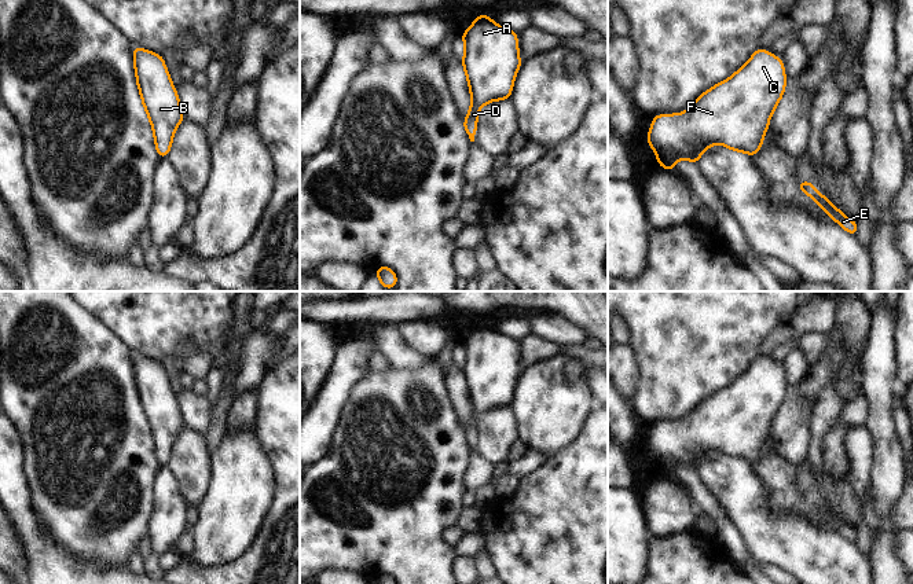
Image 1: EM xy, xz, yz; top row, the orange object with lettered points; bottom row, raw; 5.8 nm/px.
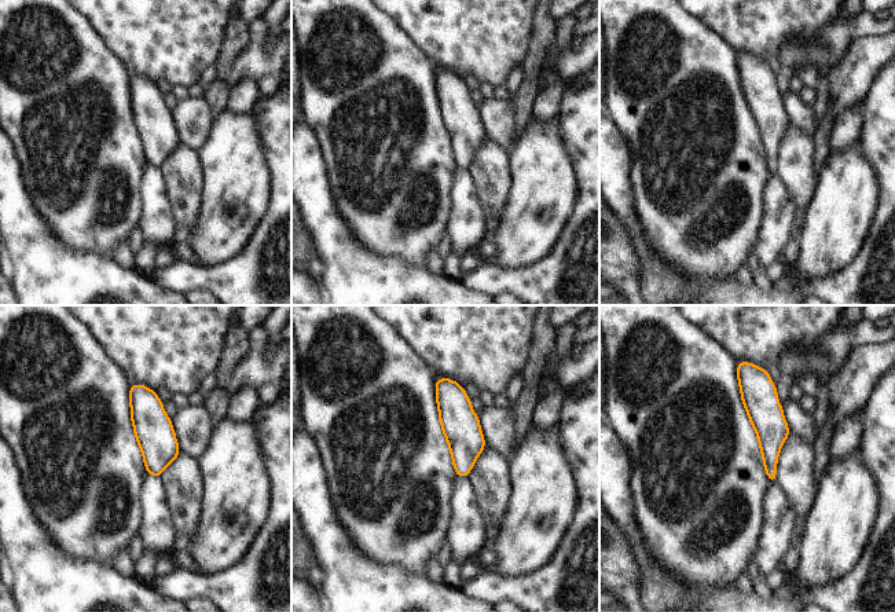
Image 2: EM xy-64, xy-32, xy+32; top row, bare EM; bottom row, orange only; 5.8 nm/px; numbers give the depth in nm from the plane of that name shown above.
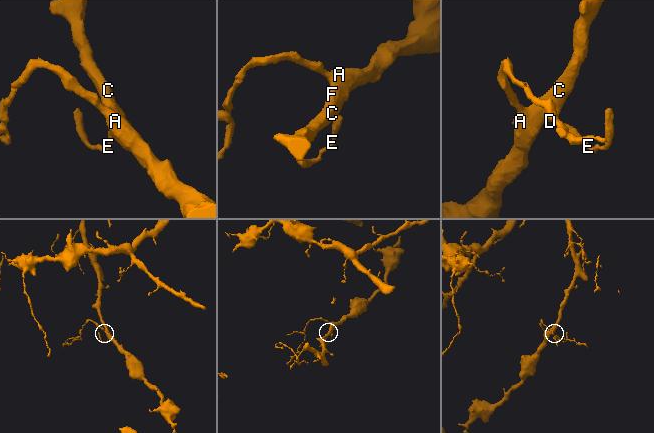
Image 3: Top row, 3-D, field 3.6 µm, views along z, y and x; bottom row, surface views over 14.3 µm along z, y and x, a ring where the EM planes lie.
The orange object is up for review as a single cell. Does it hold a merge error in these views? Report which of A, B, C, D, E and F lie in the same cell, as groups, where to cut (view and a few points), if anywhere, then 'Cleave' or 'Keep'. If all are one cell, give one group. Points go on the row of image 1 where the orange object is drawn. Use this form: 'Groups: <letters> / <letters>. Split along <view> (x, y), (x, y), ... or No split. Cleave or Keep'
Groups: A B C D E F. No split. Keep

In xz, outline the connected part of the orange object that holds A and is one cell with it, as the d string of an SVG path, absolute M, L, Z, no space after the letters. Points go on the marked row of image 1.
M487 14L476 16L461 36L465 45L462 66L472 95L463 126L470 142L474 142L480 107L510 98L522 62L516 32L499 26Z

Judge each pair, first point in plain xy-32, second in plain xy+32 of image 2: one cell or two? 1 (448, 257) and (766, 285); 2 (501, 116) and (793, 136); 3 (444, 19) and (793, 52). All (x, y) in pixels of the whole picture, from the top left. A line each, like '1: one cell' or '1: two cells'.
1: one cell
2: two cells
3: two cells

